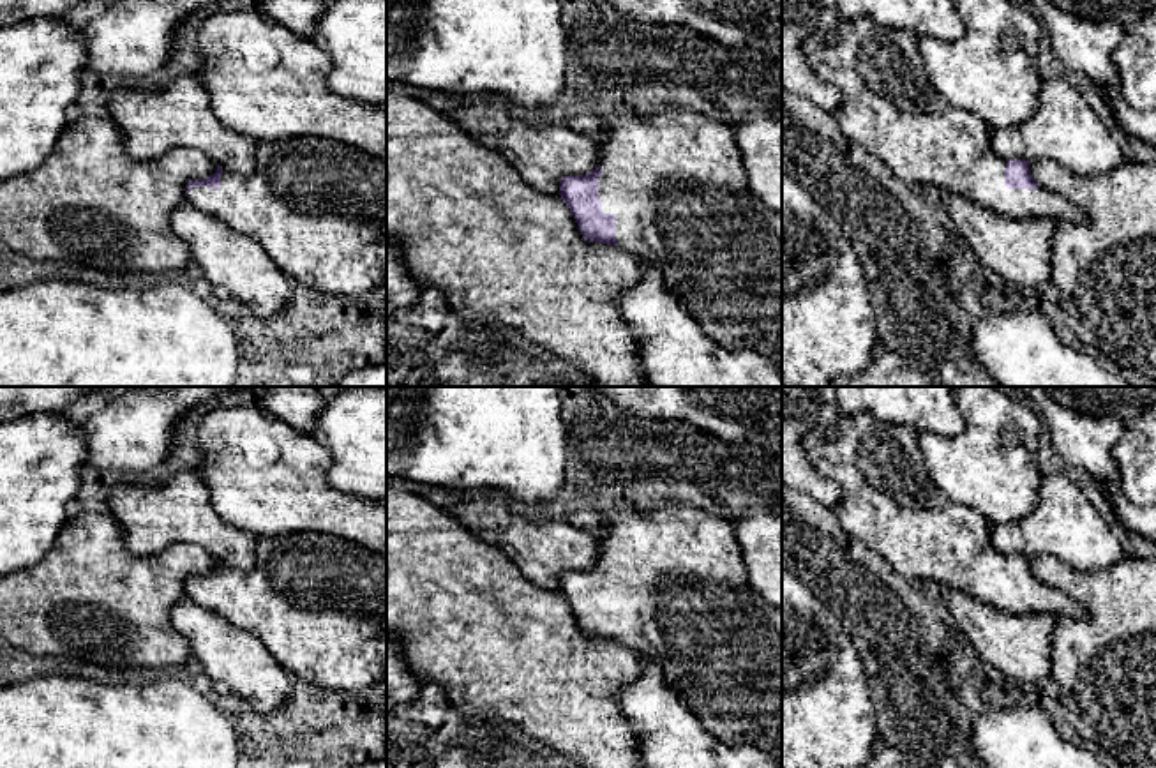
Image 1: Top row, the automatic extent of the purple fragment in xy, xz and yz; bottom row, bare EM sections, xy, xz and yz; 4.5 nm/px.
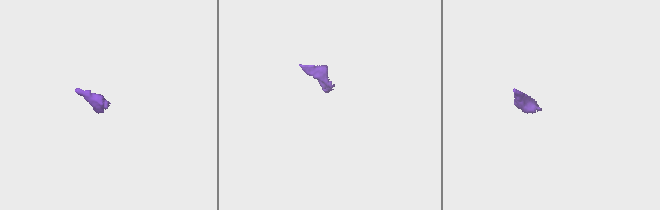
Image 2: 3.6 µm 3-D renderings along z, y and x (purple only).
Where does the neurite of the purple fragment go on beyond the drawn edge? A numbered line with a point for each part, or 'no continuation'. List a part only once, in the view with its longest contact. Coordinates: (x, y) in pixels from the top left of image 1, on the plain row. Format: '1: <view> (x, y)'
1: xz (676, 578)

